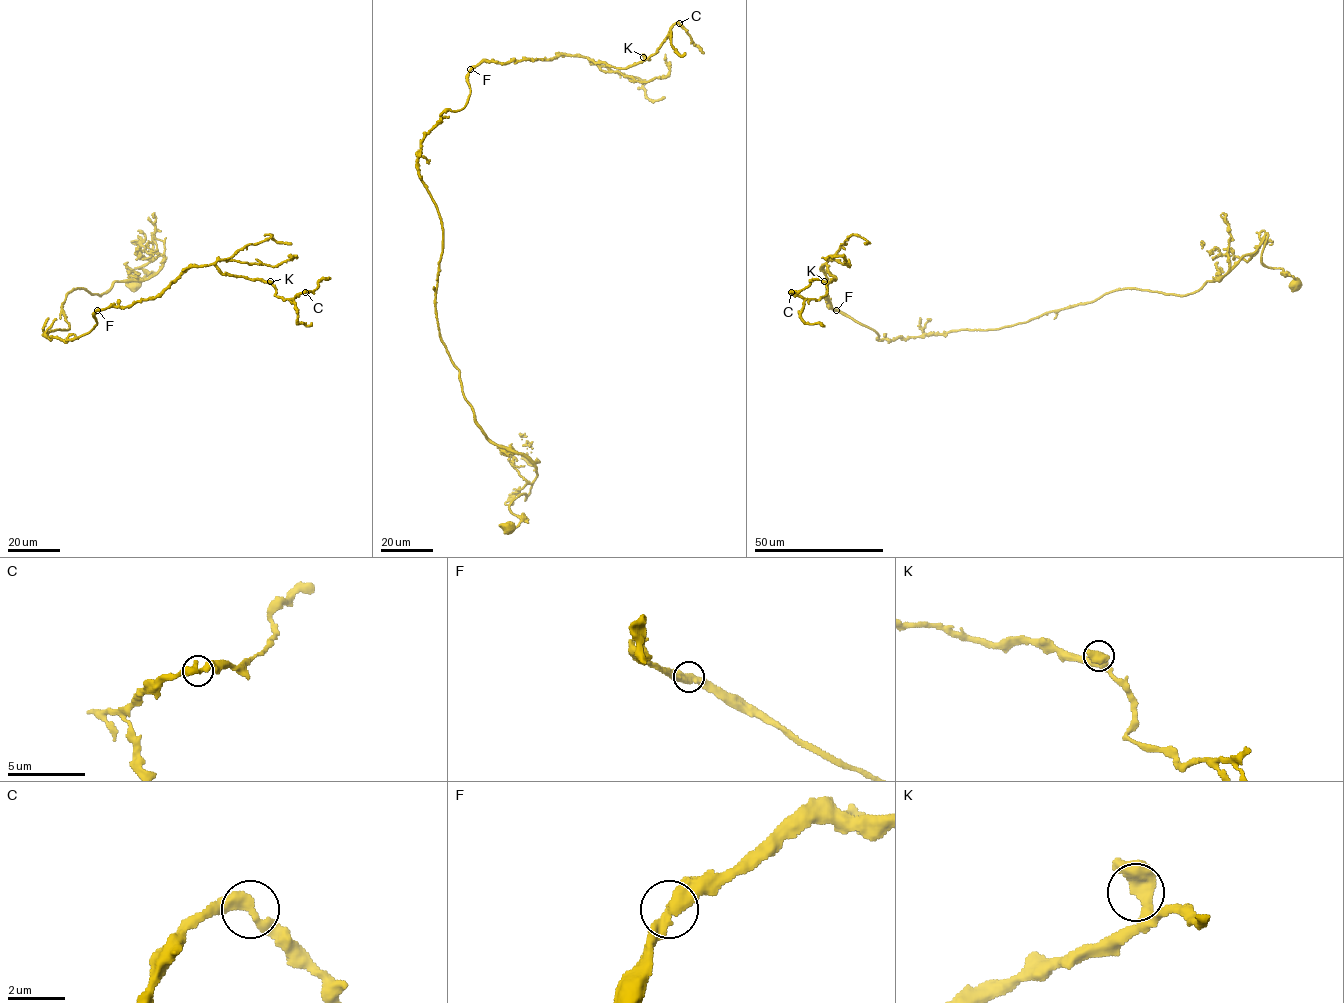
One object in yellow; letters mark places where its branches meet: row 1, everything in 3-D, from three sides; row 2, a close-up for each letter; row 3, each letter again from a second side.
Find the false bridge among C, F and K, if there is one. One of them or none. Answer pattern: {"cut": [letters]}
{"cut": []}

